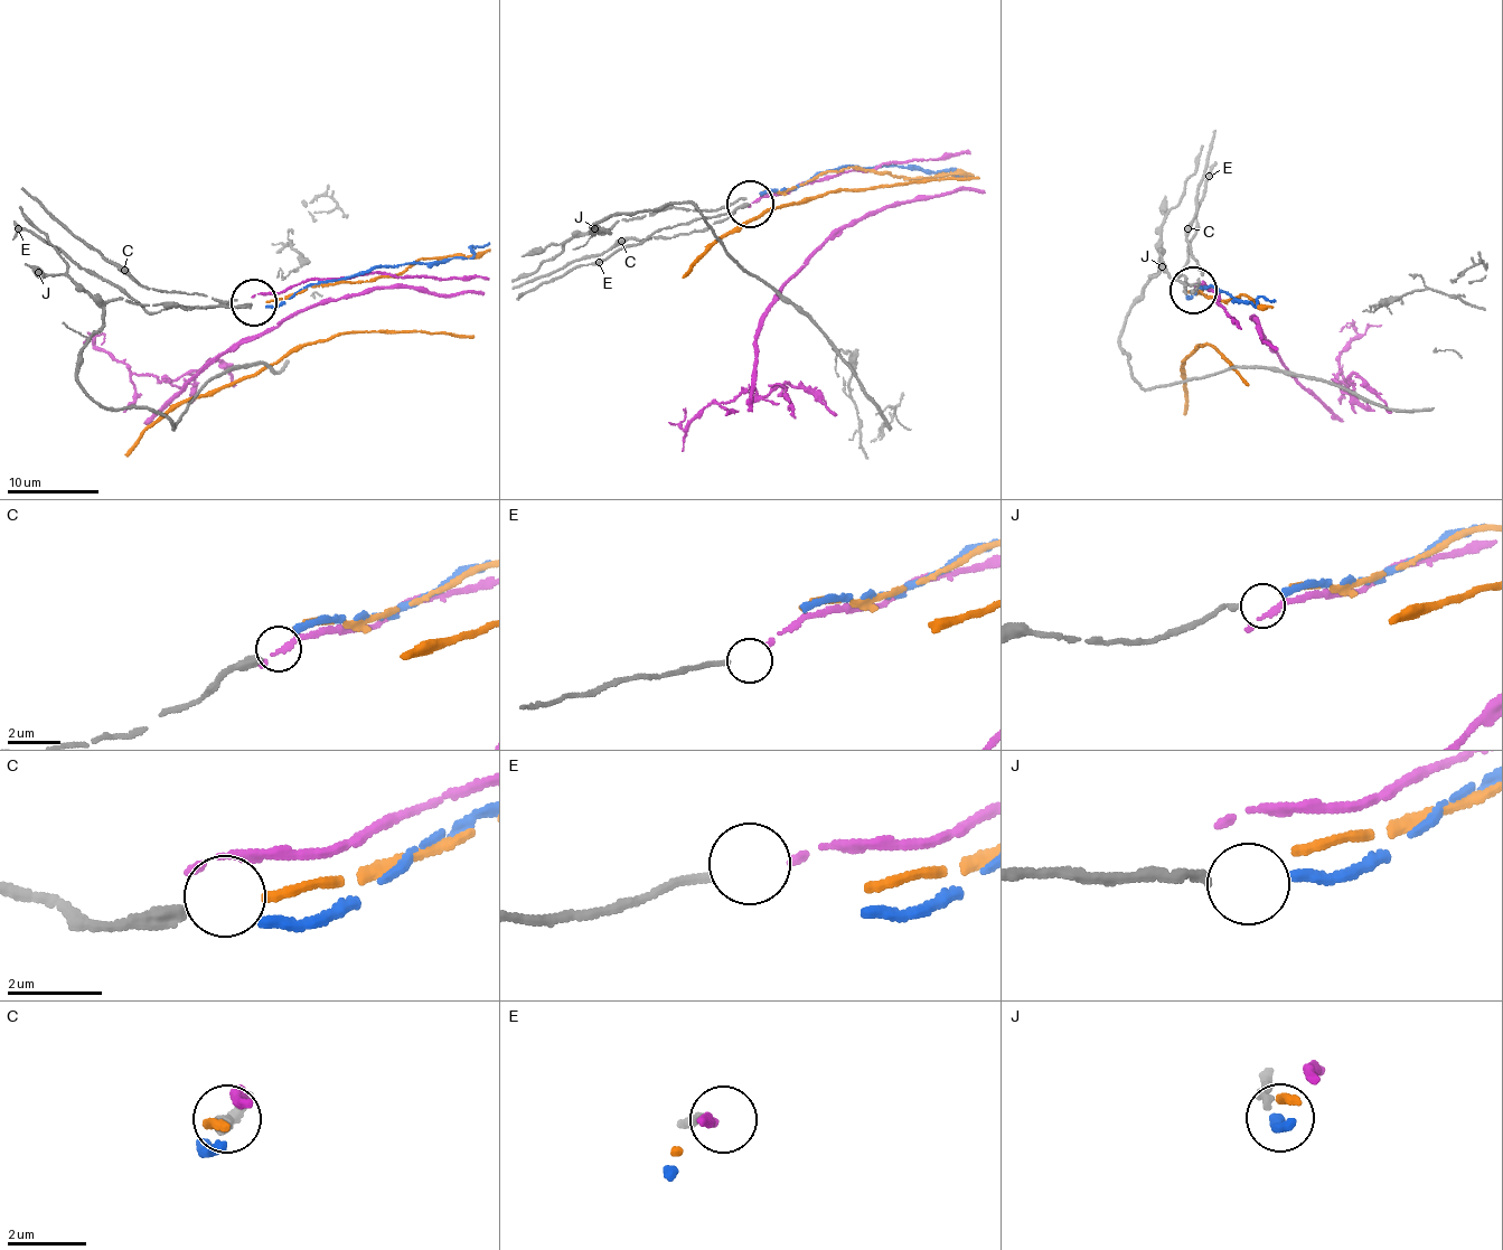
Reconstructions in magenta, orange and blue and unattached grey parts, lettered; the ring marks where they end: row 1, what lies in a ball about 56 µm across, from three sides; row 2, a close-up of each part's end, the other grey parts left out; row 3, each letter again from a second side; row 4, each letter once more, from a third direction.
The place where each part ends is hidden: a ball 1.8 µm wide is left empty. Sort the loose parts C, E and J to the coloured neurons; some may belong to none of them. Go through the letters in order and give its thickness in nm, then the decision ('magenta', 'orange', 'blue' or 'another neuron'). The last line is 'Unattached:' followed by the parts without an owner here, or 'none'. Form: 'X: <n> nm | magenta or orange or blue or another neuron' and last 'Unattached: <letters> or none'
C: 360 nm | orange
E: 160 nm | magenta
J: 190 nm | blue
Unattached: none

